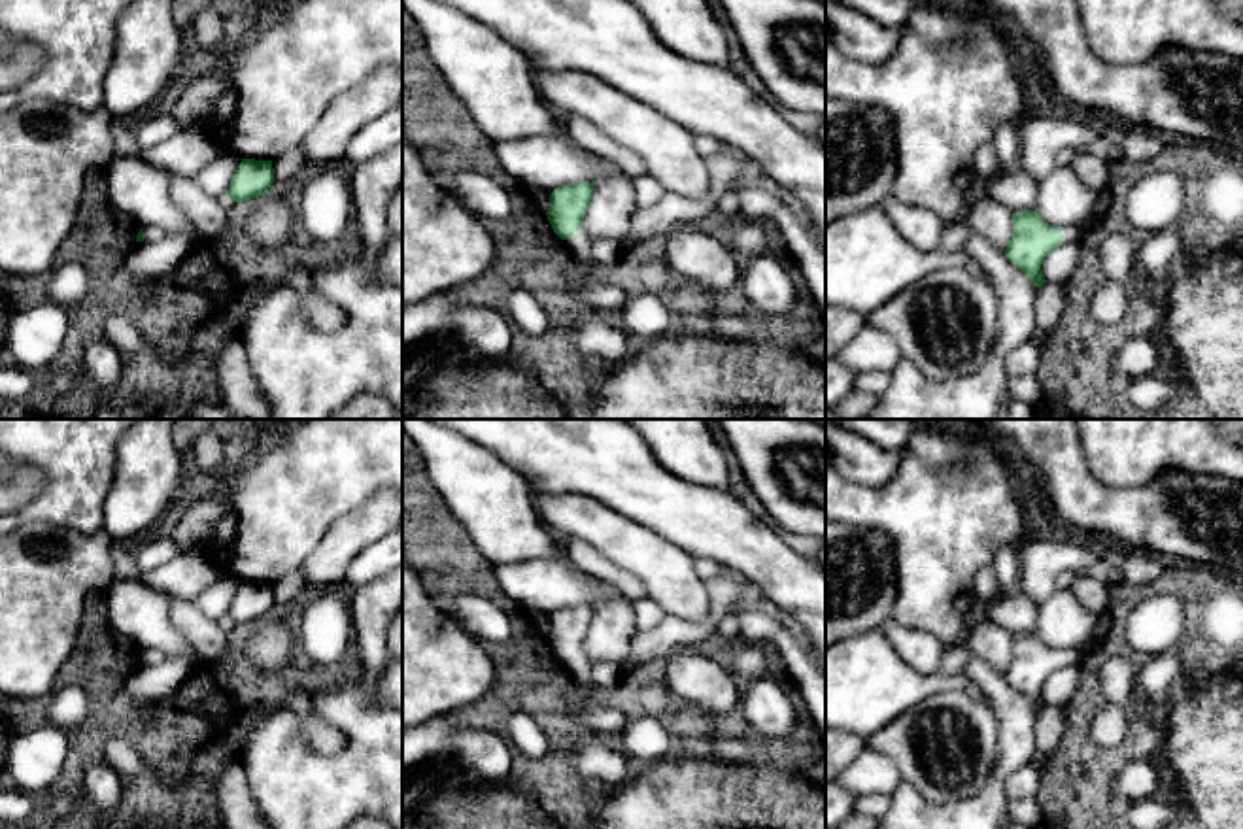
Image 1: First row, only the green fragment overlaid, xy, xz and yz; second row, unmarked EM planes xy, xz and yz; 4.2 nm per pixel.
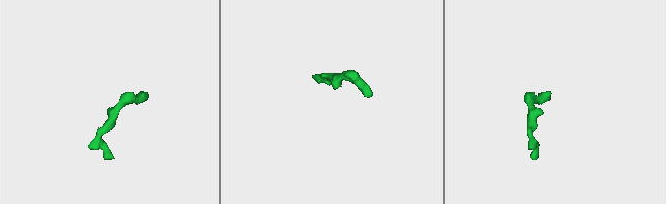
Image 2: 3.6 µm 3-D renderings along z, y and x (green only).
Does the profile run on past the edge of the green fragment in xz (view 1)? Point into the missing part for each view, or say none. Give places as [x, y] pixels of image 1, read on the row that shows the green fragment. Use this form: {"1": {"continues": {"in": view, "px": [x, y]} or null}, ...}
{"1": {"continues": {"in": "xz", "px": [578, 244]}}}

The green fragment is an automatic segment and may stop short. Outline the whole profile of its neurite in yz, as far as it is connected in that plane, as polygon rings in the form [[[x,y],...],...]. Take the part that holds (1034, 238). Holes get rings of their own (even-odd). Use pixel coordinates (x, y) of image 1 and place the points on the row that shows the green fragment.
[[[1098,191],[1092,211],[1075,225],[1052,227],[1035,210],[1013,213],[1013,236],[1005,249],[1009,262],[1022,270],[1035,287],[1047,283],[1041,264],[1045,257],[1064,242],[1082,242],[1086,234],[1107,215],[1111,191]]]

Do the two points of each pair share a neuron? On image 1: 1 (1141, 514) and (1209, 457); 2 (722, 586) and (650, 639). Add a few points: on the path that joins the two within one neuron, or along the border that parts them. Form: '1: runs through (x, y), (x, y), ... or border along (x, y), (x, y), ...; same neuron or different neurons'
1: border along (1223, 476), (1160, 471), (1147, 484); different neurons
2: runs through (718, 609), (699, 631), (673, 633); same neuron

